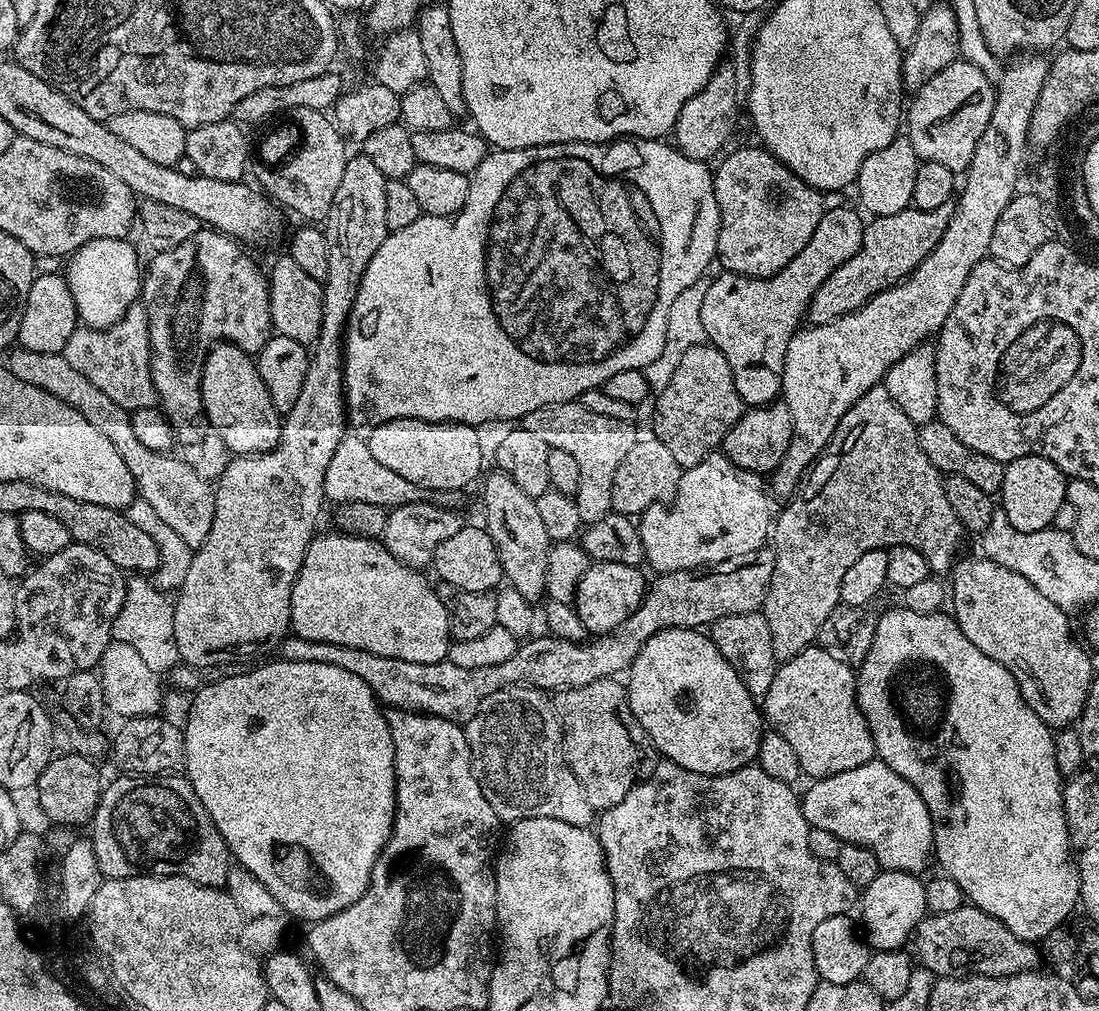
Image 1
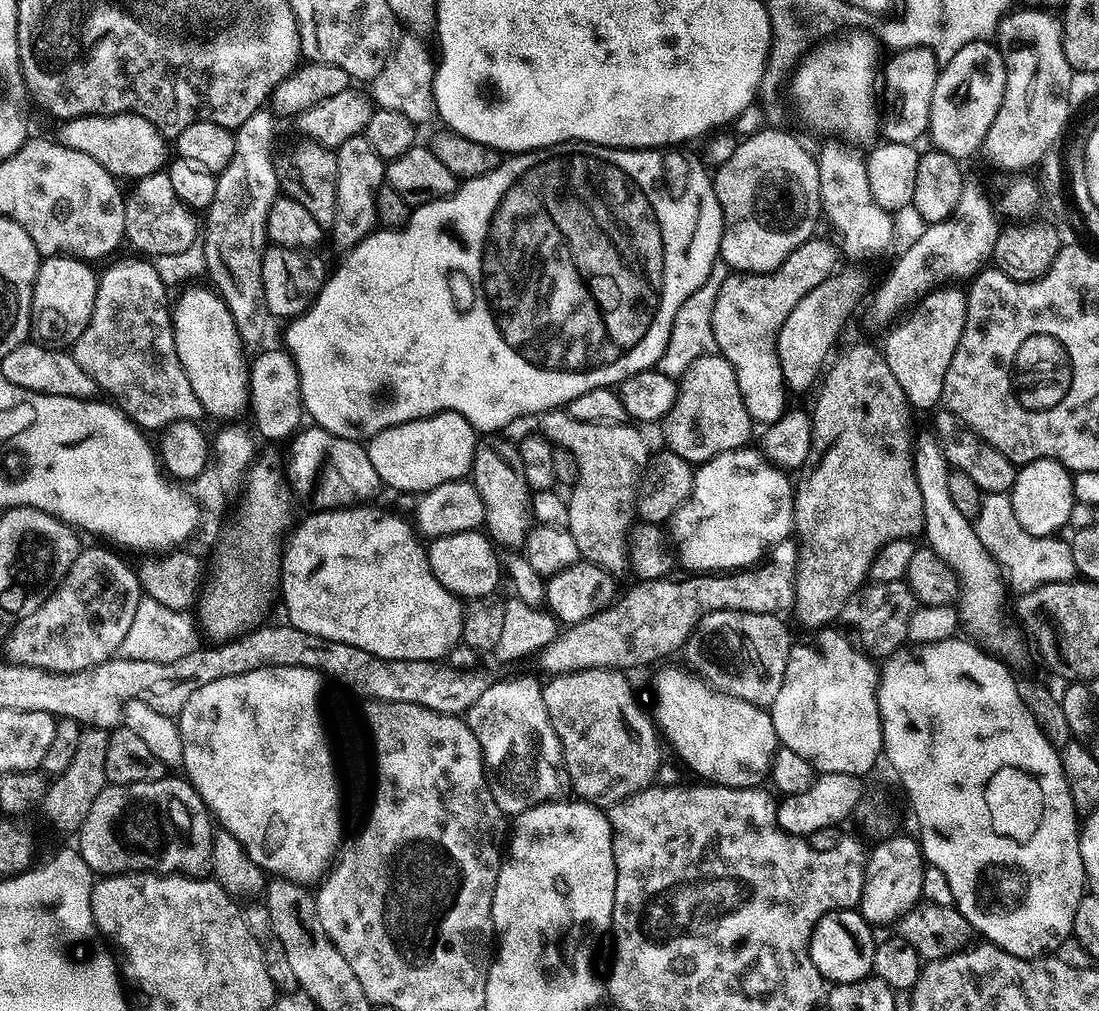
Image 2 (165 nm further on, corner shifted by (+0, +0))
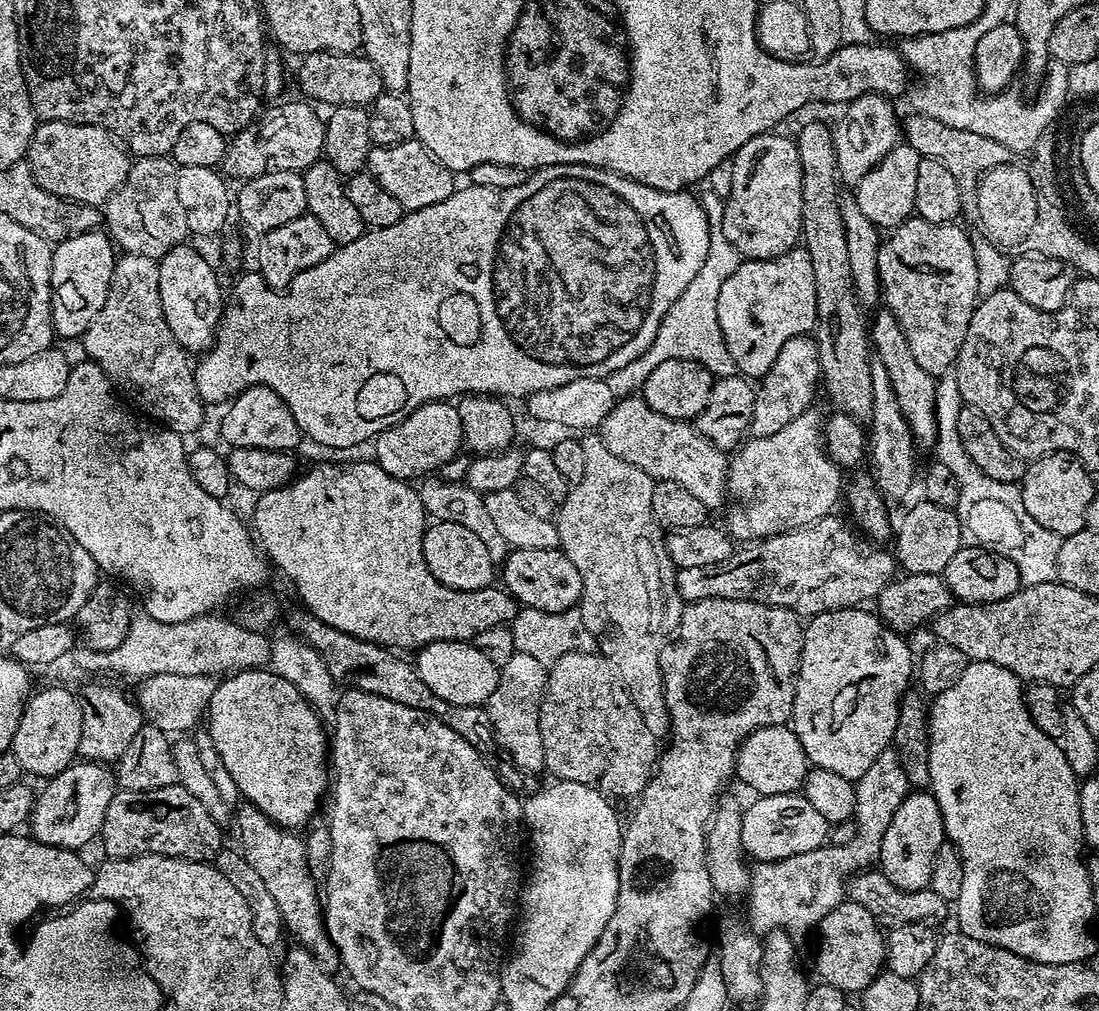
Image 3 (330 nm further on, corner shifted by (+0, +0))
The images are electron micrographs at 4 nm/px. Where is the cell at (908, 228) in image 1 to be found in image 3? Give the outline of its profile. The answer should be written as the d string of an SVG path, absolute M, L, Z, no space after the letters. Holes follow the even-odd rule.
M811 335L795 336L778 350L778 358L774 358L774 366L759 381L755 389L756 401L750 429L753 437L778 434L782 426L790 426L794 418L813 407L812 399L816 396L816 388L821 387L820 355L816 349L816 341Z

